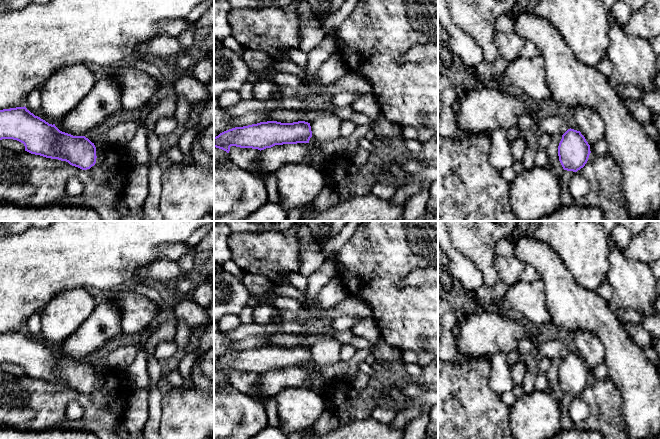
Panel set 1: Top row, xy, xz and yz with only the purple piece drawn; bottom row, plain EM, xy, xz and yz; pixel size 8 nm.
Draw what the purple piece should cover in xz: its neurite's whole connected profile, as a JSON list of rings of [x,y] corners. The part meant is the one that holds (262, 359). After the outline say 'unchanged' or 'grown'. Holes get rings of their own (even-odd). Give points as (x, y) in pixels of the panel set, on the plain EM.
[[[267,345],[224,355],[214,361],[214,371],[227,377],[231,370],[261,375],[275,369],[309,367],[311,361],[312,355],[308,346]]]; unchanged

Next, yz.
[[[570,352],[562,359],[558,380],[564,394],[577,396],[585,390],[590,377],[590,369],[580,355]]]; unchanged

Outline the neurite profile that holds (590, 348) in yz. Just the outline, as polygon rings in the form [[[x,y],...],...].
[[[576,330],[571,332],[570,336],[578,355],[581,356],[590,370],[604,363],[604,346],[593,332]]]

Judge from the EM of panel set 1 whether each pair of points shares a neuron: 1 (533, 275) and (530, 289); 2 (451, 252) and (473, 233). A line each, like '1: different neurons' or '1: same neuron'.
1: different neurons
2: different neurons

